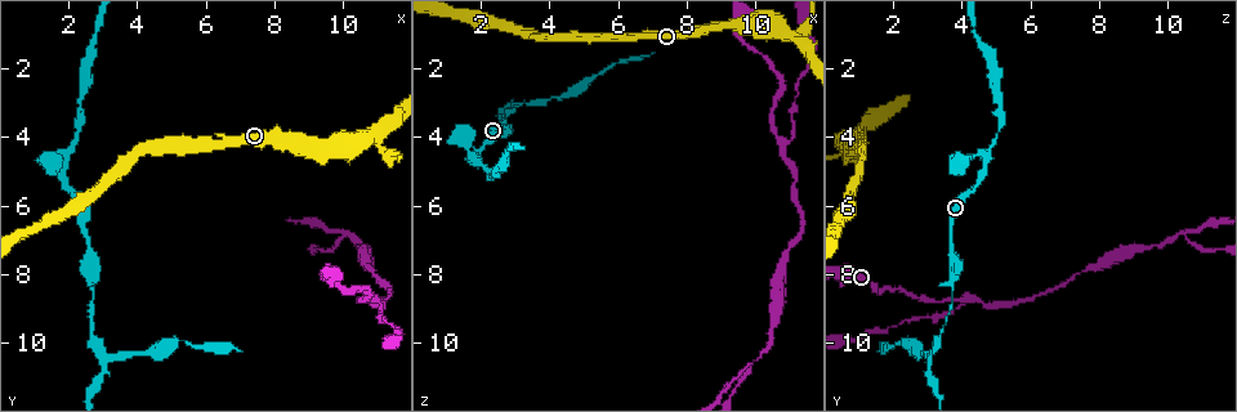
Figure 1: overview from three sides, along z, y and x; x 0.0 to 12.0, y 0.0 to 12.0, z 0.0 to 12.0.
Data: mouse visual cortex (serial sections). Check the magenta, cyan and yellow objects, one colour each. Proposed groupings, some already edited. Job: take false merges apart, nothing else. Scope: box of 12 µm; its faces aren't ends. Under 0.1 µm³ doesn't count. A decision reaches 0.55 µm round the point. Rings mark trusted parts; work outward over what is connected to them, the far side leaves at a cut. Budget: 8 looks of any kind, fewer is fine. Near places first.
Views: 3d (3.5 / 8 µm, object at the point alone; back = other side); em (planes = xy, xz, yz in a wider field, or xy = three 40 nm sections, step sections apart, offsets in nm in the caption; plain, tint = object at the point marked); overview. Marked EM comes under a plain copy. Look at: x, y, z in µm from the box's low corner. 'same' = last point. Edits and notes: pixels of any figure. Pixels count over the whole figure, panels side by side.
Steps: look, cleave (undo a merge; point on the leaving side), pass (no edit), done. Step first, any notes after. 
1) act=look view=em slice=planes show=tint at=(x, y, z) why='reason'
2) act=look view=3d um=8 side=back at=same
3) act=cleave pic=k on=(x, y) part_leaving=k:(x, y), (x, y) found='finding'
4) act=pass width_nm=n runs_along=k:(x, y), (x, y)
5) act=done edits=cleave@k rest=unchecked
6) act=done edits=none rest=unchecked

act=look view=3d um=3.5 at=(2.8, 8.6, 3.8) why='a narrow waist'

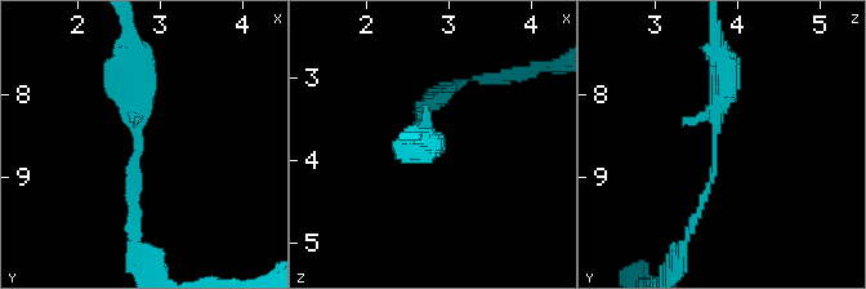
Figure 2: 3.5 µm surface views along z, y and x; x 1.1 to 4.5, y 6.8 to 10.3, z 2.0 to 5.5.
act=look view=em slice=xy step=5 show=tint at=(2.70, 8.65, 3.75) arm_widths_nm=100,350

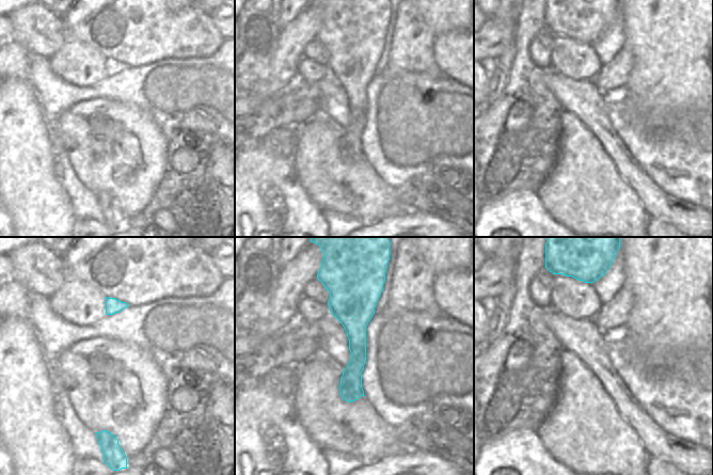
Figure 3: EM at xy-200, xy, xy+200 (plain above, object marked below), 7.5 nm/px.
act=pass found='one cell here'

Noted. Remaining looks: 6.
act=look view=3d um=3.5 at=(3.0, 10.4, 3.1) why='arms part here'

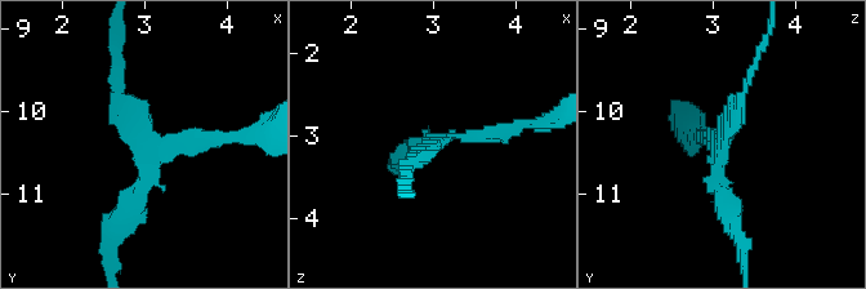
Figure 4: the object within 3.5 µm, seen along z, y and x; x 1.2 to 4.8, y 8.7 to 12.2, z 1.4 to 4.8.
act=look view=em slice=planes show=tint at=(3.05, 10.30, 3.10)

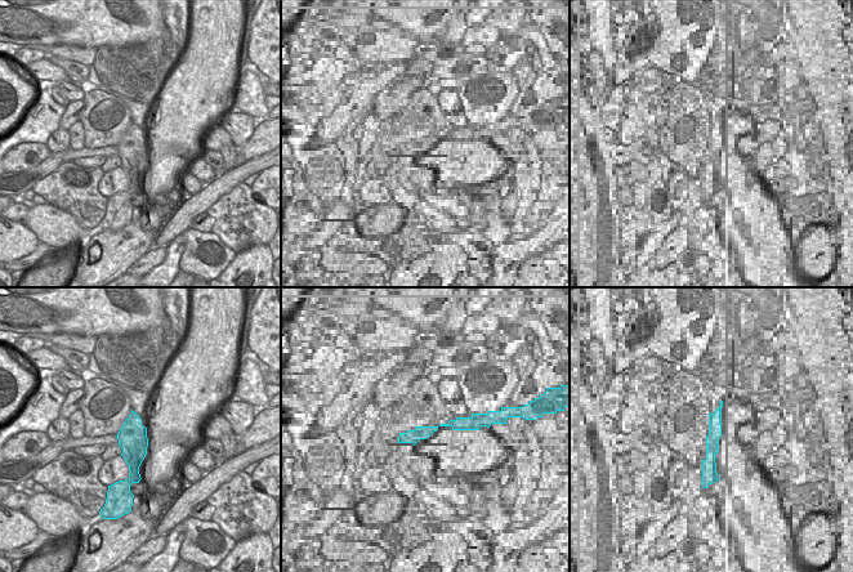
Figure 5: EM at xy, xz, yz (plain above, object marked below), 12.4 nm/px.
act=cleave pic=4 on=(504, 129) found='a second cell is stuck on'

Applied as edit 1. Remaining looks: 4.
act=look view=overview

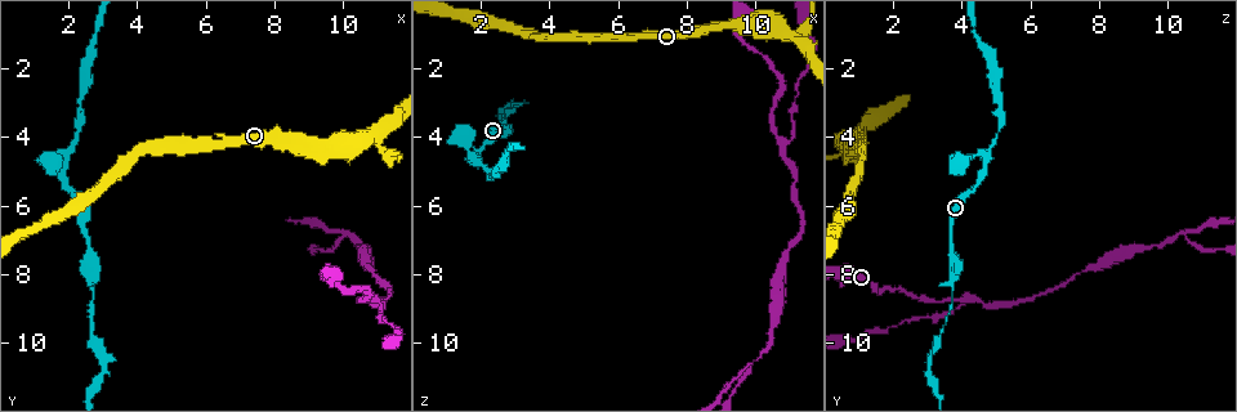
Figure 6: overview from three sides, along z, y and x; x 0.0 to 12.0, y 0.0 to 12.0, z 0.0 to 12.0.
act=look view=3d um=3.5 at=(10.9, 8.8, 4.2) why='three-way junction'

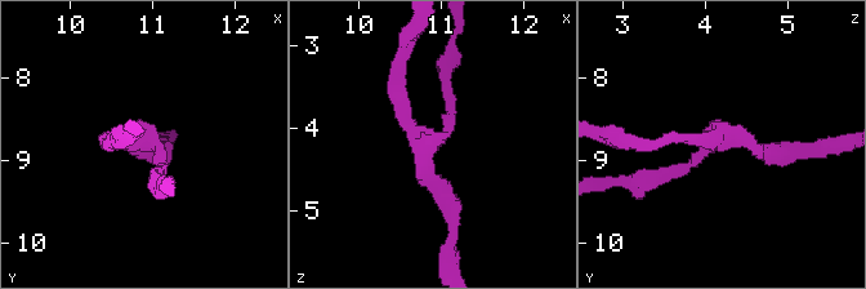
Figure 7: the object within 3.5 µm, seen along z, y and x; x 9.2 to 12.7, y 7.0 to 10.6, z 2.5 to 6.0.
act=look view=em slice=xy step=1 show=tint at=(10.80, 8.70, 4.15) arms=3 arm_widths_nm=150,200,250 why='shape alone is not enough'

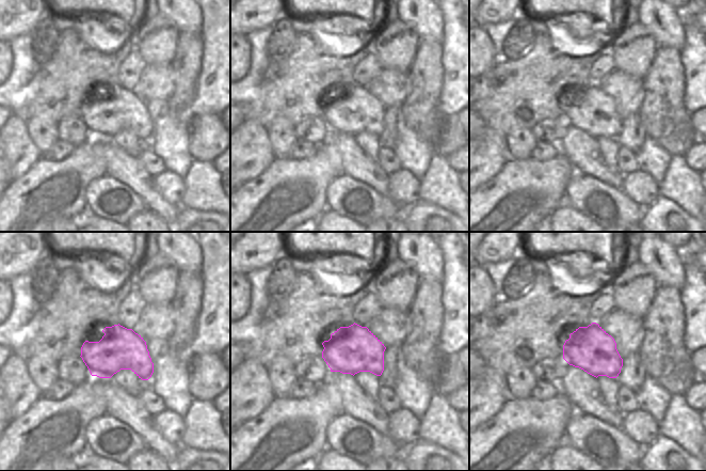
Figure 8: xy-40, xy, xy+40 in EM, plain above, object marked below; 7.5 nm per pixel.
act=pass width_nm=360 runs_along=7:(398, 70), (450, 218) found='all the same cell'

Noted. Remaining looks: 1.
act=done edits=cleave@4 rest=unchecked

